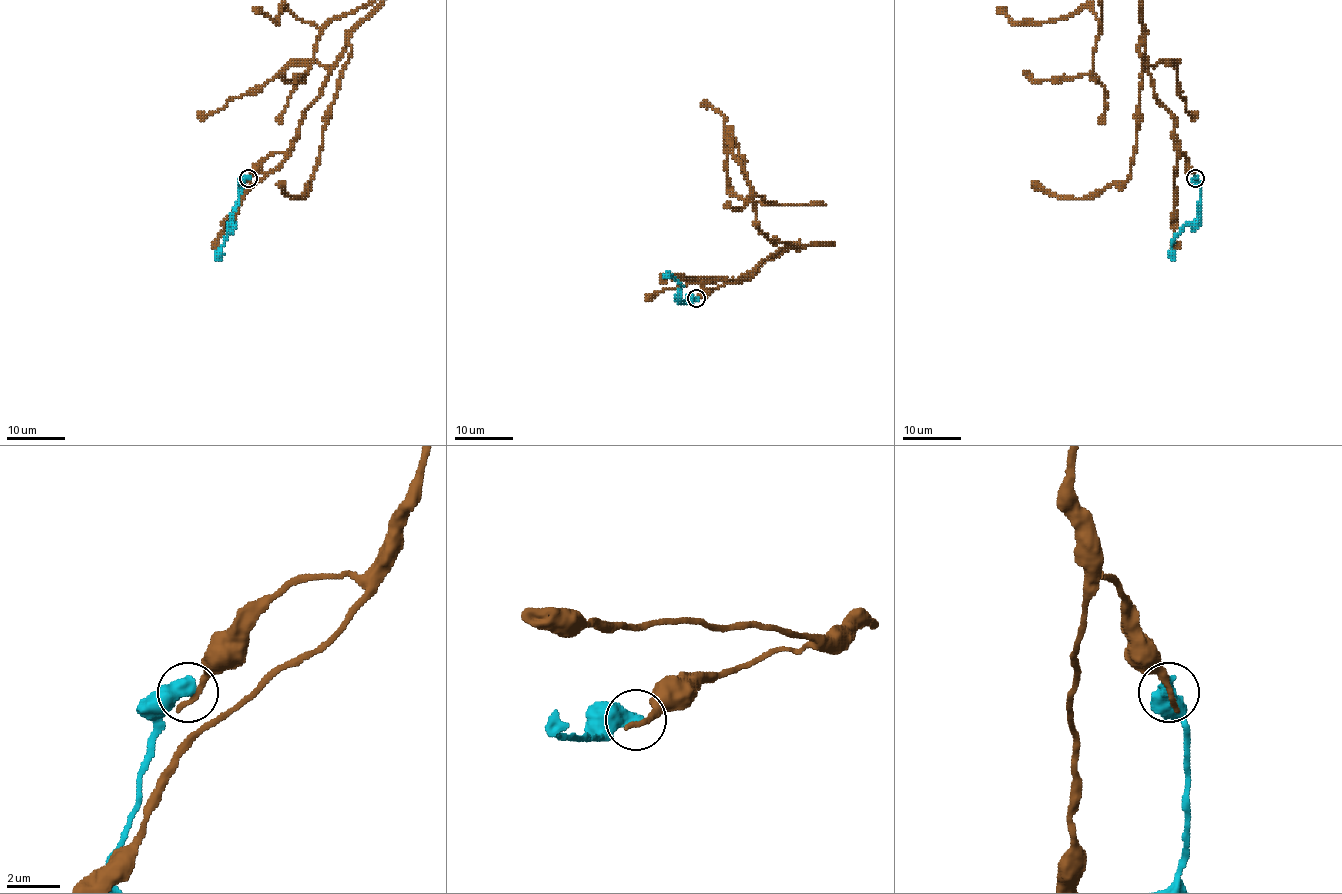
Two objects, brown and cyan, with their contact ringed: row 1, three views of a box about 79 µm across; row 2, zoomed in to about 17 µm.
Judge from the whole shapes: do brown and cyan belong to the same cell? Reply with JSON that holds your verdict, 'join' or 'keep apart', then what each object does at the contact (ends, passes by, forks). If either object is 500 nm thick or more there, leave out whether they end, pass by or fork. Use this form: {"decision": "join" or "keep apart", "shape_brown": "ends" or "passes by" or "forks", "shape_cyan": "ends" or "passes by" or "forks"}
{"decision": "keep apart"}

